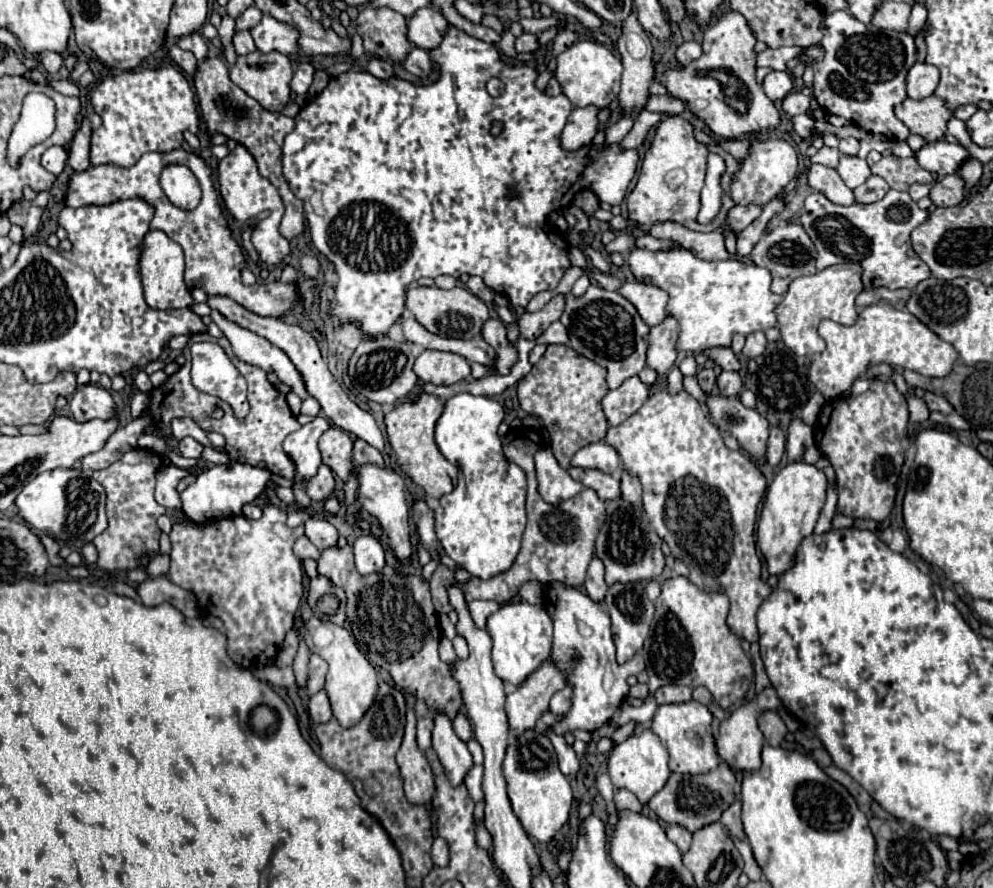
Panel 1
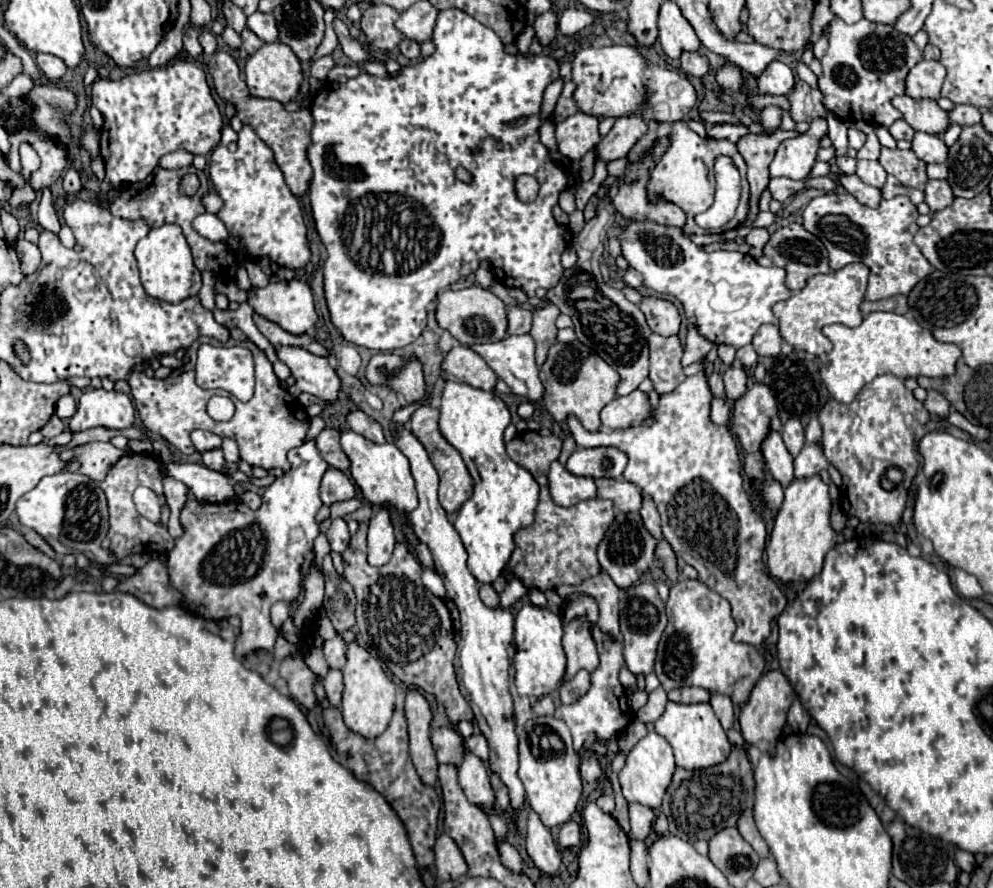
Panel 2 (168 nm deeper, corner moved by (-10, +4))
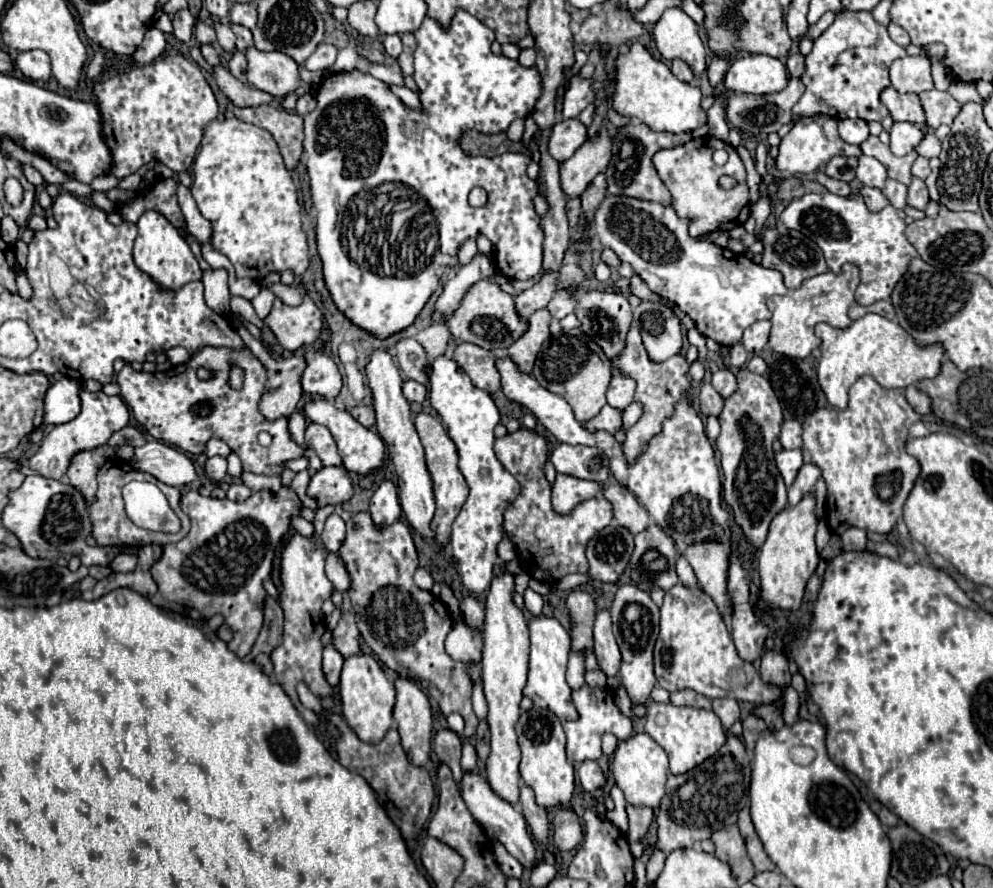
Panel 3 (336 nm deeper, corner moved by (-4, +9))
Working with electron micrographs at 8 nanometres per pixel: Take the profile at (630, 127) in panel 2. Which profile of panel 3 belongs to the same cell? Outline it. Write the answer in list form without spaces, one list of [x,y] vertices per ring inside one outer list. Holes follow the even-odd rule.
[[[607,131],[601,133],[601,137],[585,141],[571,159],[567,159],[561,165],[561,187],[563,193],[573,199],[581,197],[581,193],[587,189],[591,179],[595,179],[597,173],[605,171],[611,159],[611,139],[607,137]]]

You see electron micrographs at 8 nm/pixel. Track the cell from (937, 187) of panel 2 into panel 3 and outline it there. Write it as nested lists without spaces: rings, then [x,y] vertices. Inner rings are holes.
[[[913,177],[911,185],[909,185],[909,193],[907,193],[907,205],[913,207],[913,209],[921,209],[921,211],[925,211],[927,203],[929,203],[929,195],[927,195],[925,181]]]

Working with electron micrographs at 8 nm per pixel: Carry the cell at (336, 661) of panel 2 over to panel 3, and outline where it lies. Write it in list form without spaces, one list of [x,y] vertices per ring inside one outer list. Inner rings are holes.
[[[343,613],[341,615],[337,627],[333,629],[333,643],[343,657],[361,653],[361,639],[359,639],[359,629],[355,625],[355,615],[353,613]]]

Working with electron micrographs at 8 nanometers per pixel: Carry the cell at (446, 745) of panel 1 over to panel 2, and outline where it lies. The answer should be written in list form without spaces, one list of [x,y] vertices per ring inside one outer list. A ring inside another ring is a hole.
[[[465,750],[463,752],[463,762],[461,766],[457,768],[457,776],[459,776],[459,784],[467,796],[467,800],[471,804],[485,804],[493,814],[499,814],[503,816],[501,812],[497,812],[493,808],[493,788],[489,784],[489,776],[487,776],[487,768],[485,764],[481,762],[481,758],[477,758],[473,752]]]

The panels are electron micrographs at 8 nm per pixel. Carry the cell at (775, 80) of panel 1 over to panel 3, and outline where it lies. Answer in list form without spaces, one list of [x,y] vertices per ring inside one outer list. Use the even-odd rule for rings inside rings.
[[[745,55],[729,65],[723,87],[733,93],[769,95],[783,91],[787,81],[787,67],[779,59],[769,55]]]

